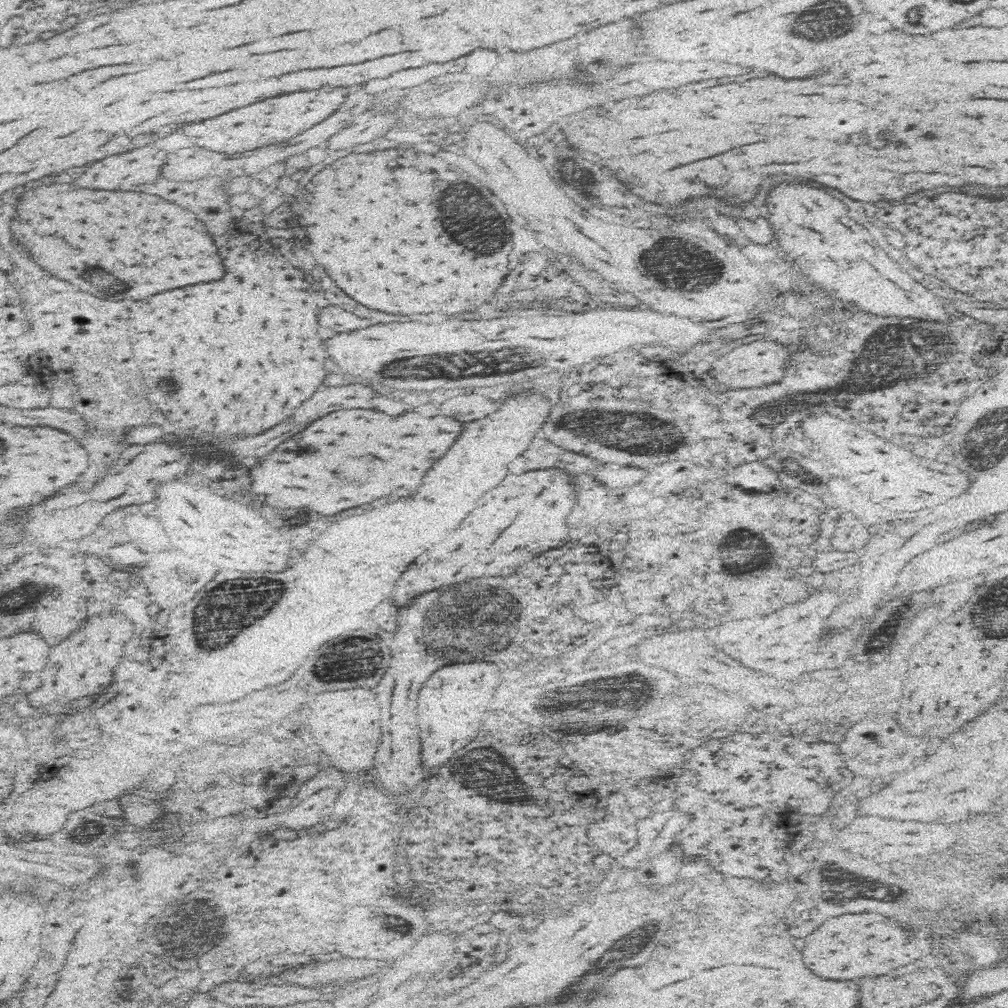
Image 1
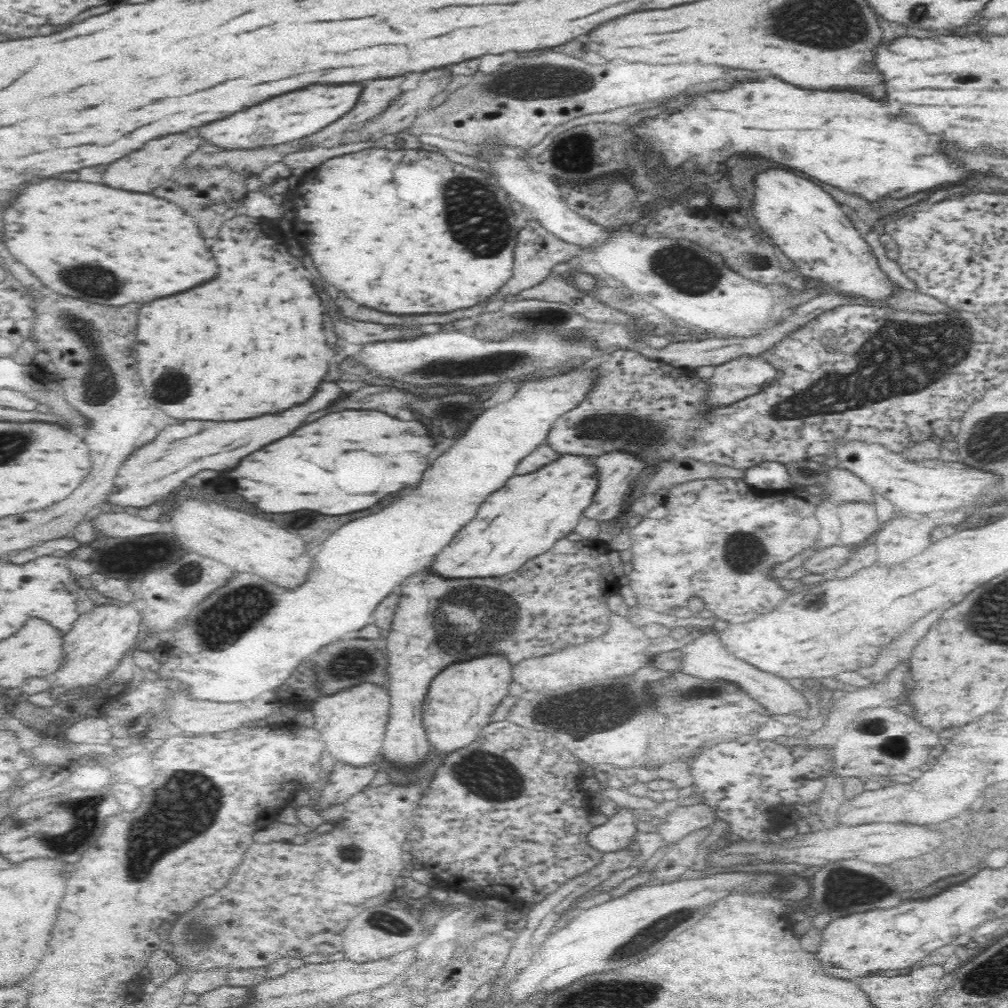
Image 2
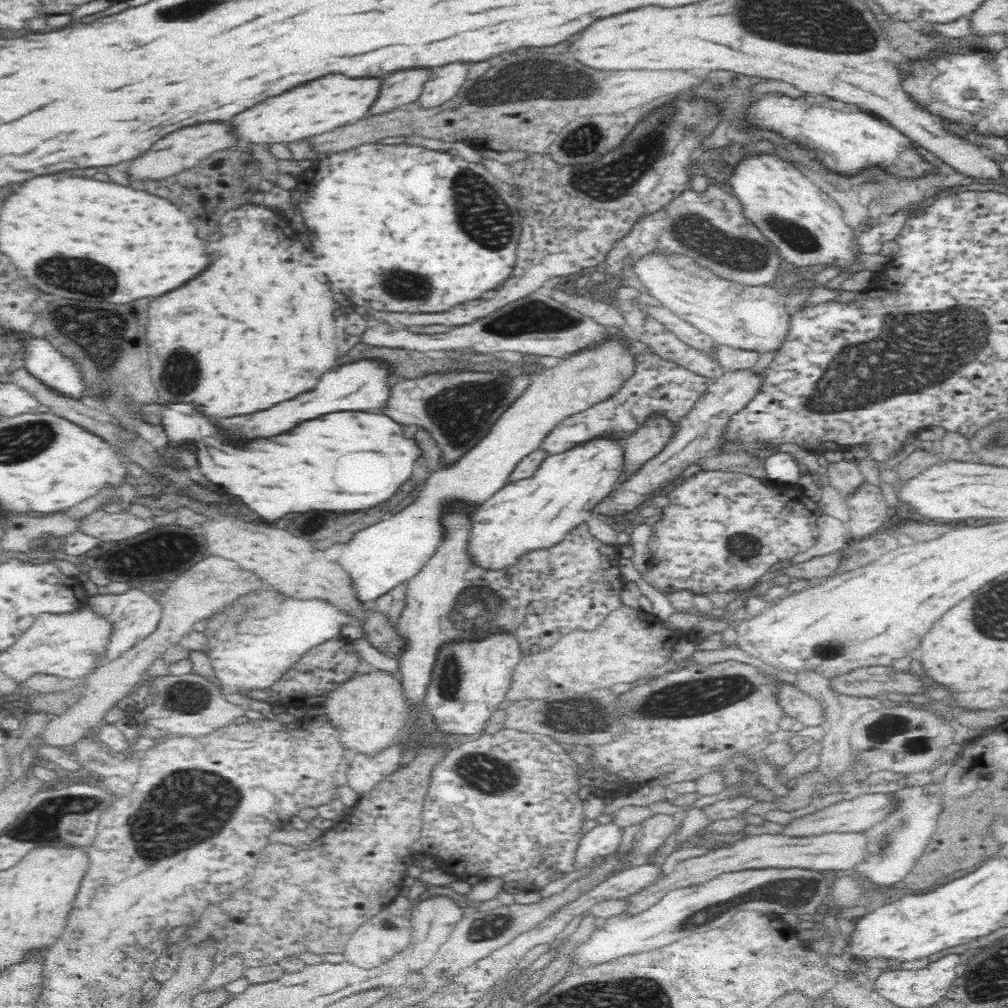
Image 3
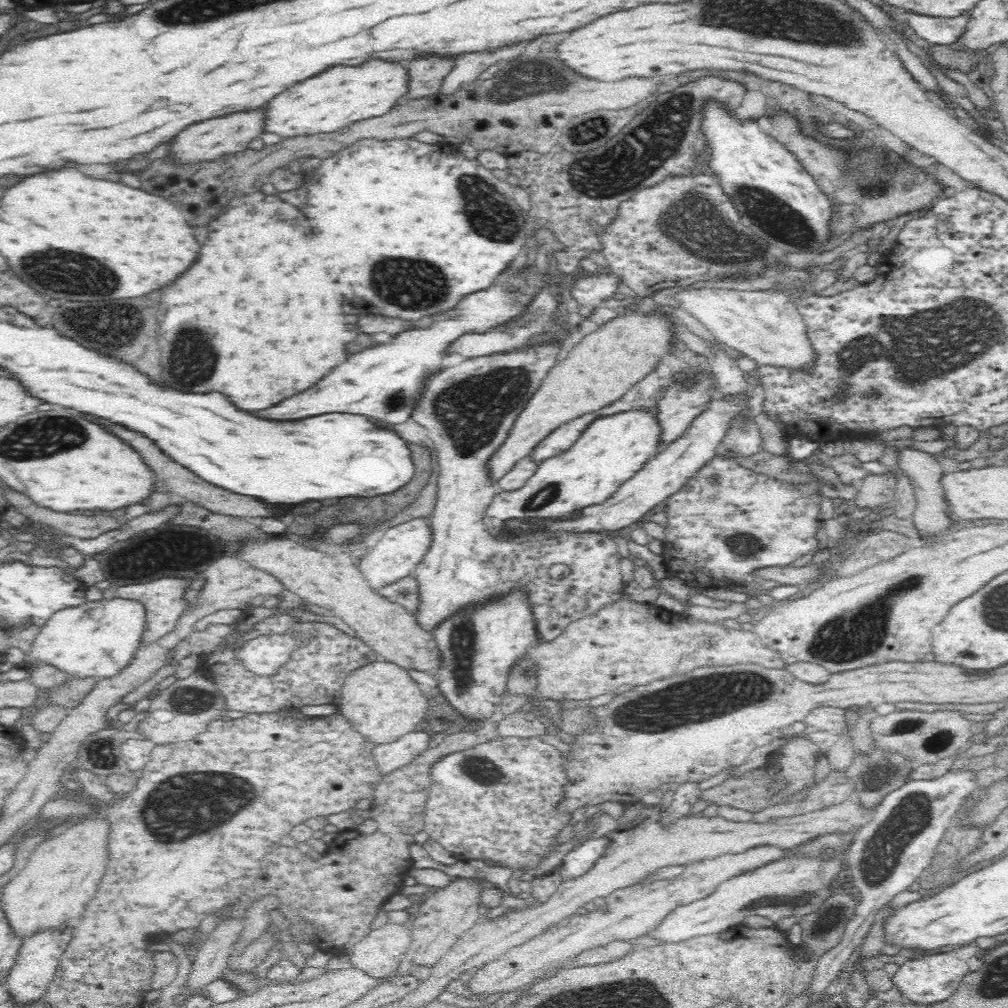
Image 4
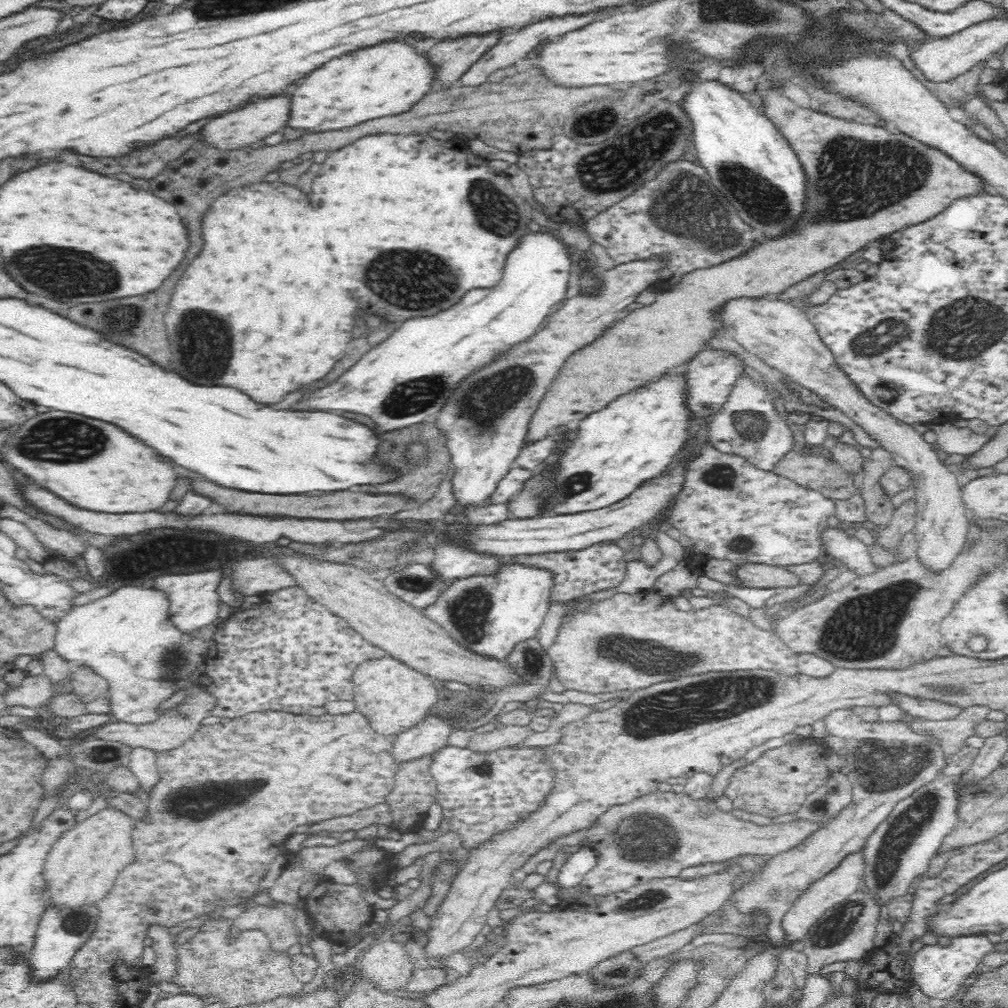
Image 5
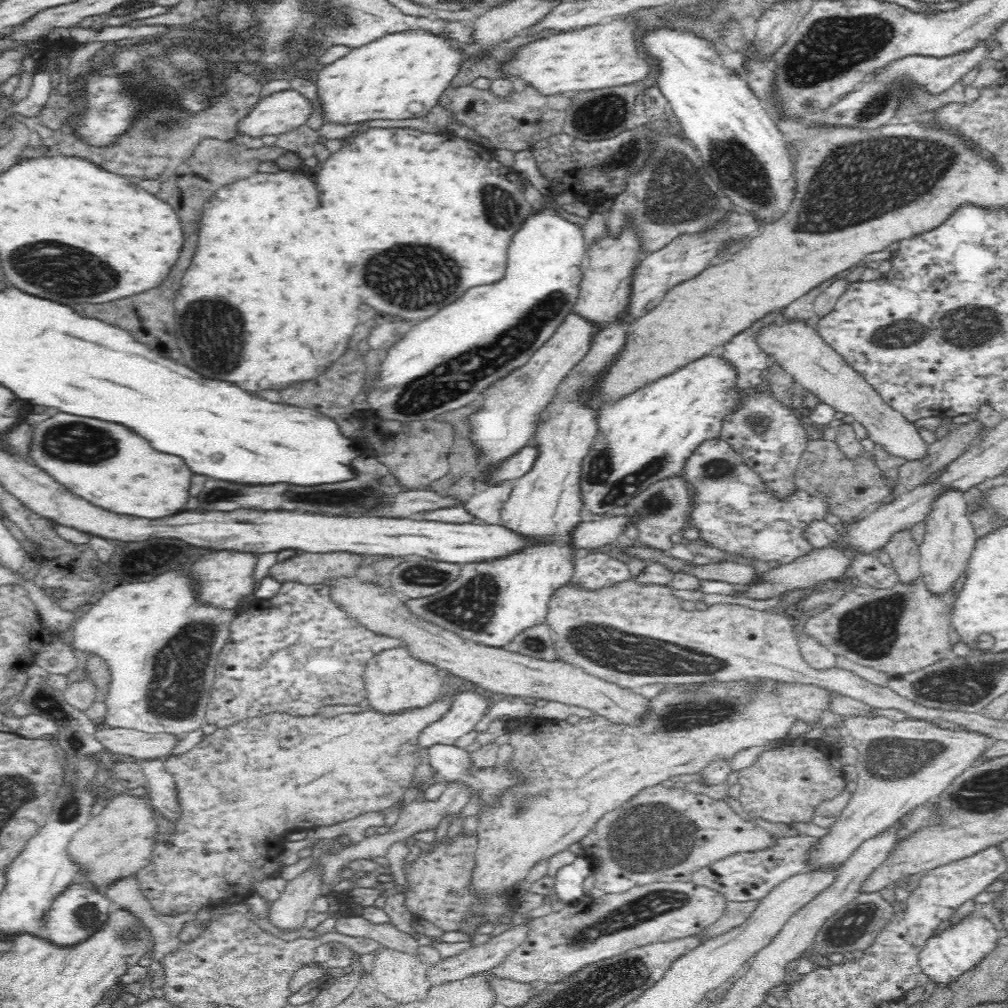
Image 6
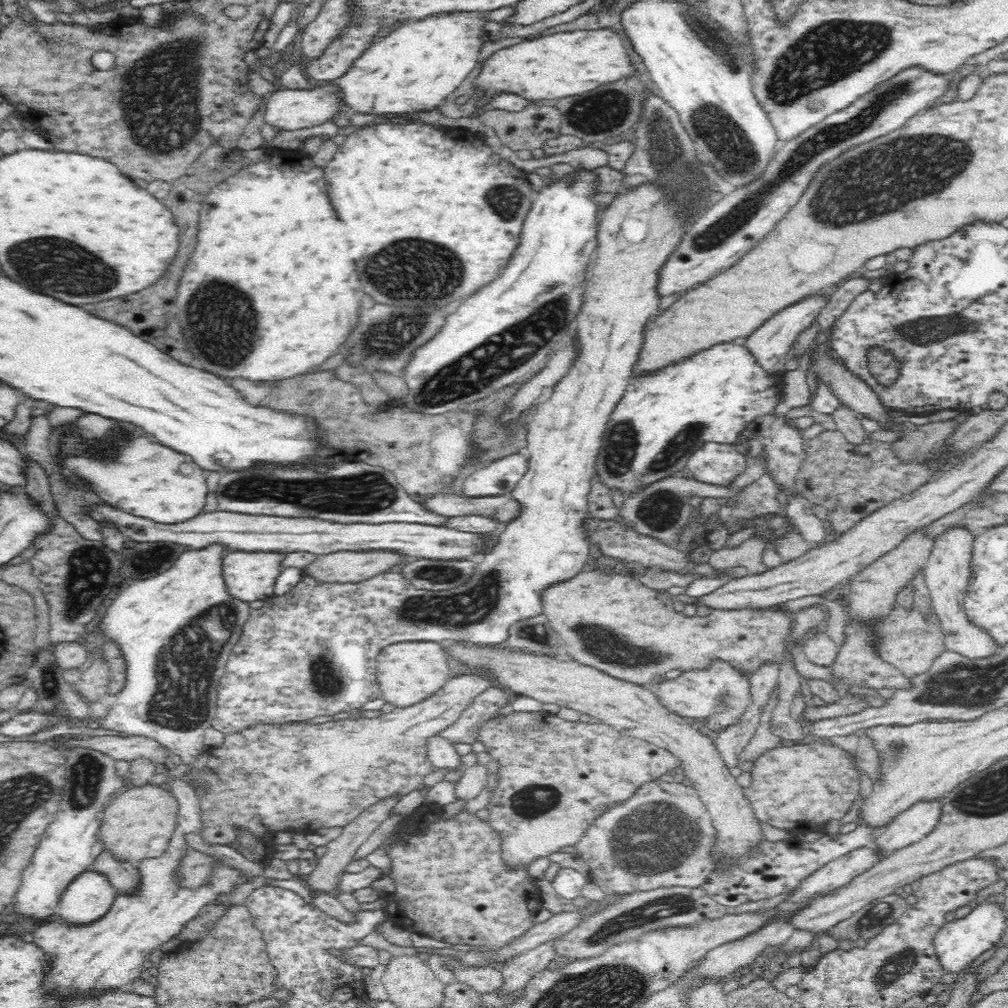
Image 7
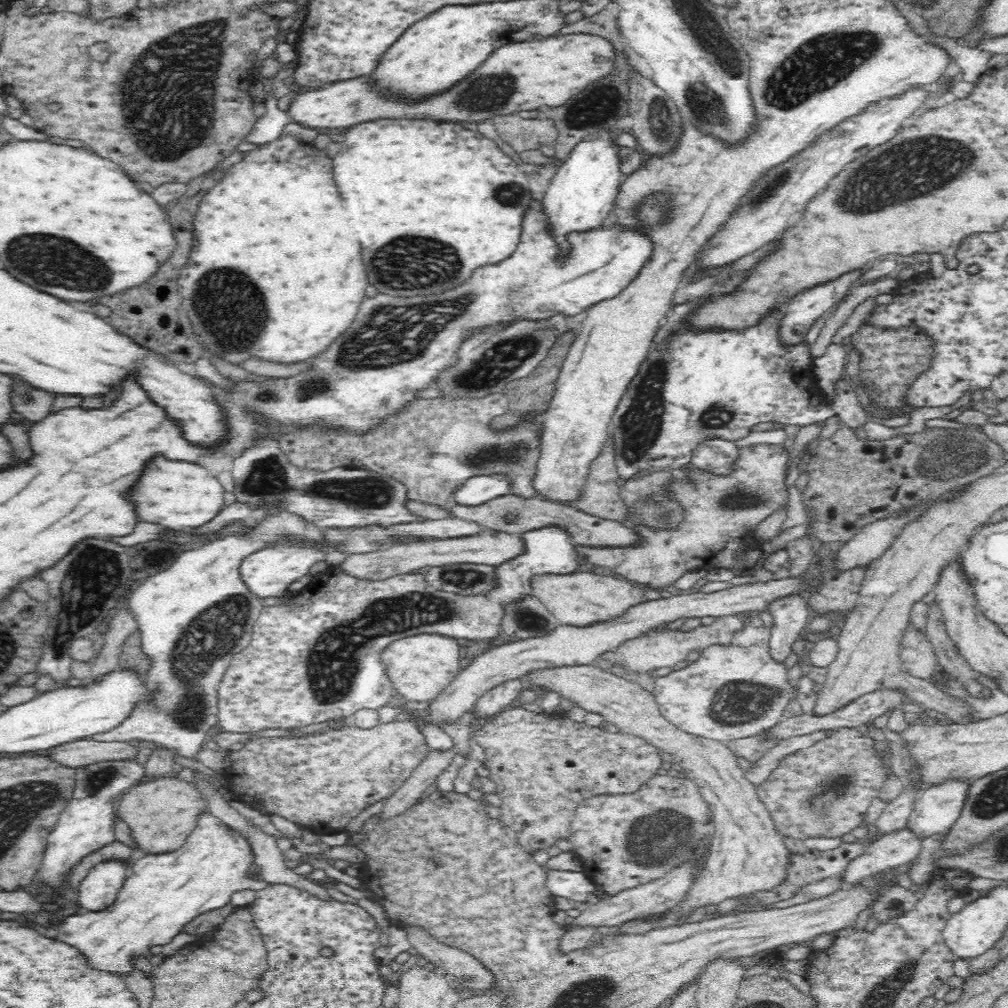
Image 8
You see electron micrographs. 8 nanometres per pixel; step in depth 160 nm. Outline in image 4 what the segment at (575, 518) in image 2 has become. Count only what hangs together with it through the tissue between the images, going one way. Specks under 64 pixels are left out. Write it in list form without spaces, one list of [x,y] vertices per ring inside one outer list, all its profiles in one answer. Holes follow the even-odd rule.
[[[638,410],[598,418],[580,439],[563,454],[540,461],[536,473],[518,490],[499,490],[483,517],[487,531],[497,540],[545,537],[540,529],[552,521],[570,519],[580,510],[610,498],[651,456],[660,454],[659,426],[653,410]],[[512,521],[536,525],[531,533],[511,534]]]

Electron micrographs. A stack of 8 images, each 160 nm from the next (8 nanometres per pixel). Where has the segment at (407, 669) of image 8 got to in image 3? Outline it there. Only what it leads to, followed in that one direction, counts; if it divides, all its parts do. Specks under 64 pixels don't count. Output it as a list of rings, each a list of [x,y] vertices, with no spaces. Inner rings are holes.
[[[378,669],[362,671],[332,690],[324,700],[324,712],[328,724],[338,732],[340,746],[369,757],[380,754],[388,746],[394,746],[412,712],[405,700],[402,700],[401,691],[396,675]]]

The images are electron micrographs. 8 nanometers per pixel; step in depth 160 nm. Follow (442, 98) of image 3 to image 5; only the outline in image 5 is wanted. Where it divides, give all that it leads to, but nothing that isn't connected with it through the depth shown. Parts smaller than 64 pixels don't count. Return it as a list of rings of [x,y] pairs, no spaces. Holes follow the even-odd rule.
[[[568,16],[562,20],[544,20],[532,26],[526,26],[514,34],[502,34],[500,40],[486,50],[486,54],[481,54],[471,65],[470,68],[460,76],[457,86],[478,86],[487,82],[488,75],[491,75],[495,70],[504,69],[507,66],[513,65],[517,60],[528,56],[538,44],[542,44],[544,40],[550,40],[552,36],[562,36],[566,32],[572,32],[584,24],[588,24],[590,20],[594,20],[594,16]]]

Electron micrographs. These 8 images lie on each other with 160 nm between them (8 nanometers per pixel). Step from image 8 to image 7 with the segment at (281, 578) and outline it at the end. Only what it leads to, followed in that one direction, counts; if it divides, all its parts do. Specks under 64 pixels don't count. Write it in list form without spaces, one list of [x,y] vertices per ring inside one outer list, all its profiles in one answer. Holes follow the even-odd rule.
[[[228,551],[220,557],[221,578],[224,581],[226,593],[237,601],[252,602],[265,600],[274,595],[274,583],[282,571],[284,554],[272,552]]]

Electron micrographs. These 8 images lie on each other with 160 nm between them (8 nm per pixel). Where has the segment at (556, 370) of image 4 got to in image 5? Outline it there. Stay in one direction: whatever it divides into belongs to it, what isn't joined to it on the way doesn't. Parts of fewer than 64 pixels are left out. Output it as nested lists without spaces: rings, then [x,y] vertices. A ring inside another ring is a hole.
[[[772,86],[771,89],[761,93],[766,101],[765,117],[772,121],[776,130],[790,143],[804,165],[805,174],[808,174],[808,208],[798,226],[798,234],[792,230],[792,234],[783,238],[764,239],[738,258],[685,274],[678,284],[658,290],[652,304],[625,313],[620,320],[606,327],[601,335],[592,339],[592,342],[575,350],[566,358],[532,413],[523,447],[543,440],[570,420],[582,420],[590,413],[606,408],[607,404],[619,396],[643,388],[652,380],[664,376],[668,370],[688,362],[697,352],[706,348],[706,342],[712,340],[718,330],[721,331],[719,322],[711,314],[726,299],[781,294],[812,274],[839,264],[857,250],[865,250],[876,239],[886,238],[906,226],[930,220],[930,217],[940,214],[955,198],[984,192],[982,182],[977,176],[966,172],[939,150],[922,146],[921,142],[904,134],[891,132],[887,127],[878,127],[856,119],[850,122],[819,113],[805,105],[801,107],[786,99],[781,88]],[[946,172],[952,172],[950,184],[946,184]],[[848,174],[852,174],[850,180],[842,180]]]

